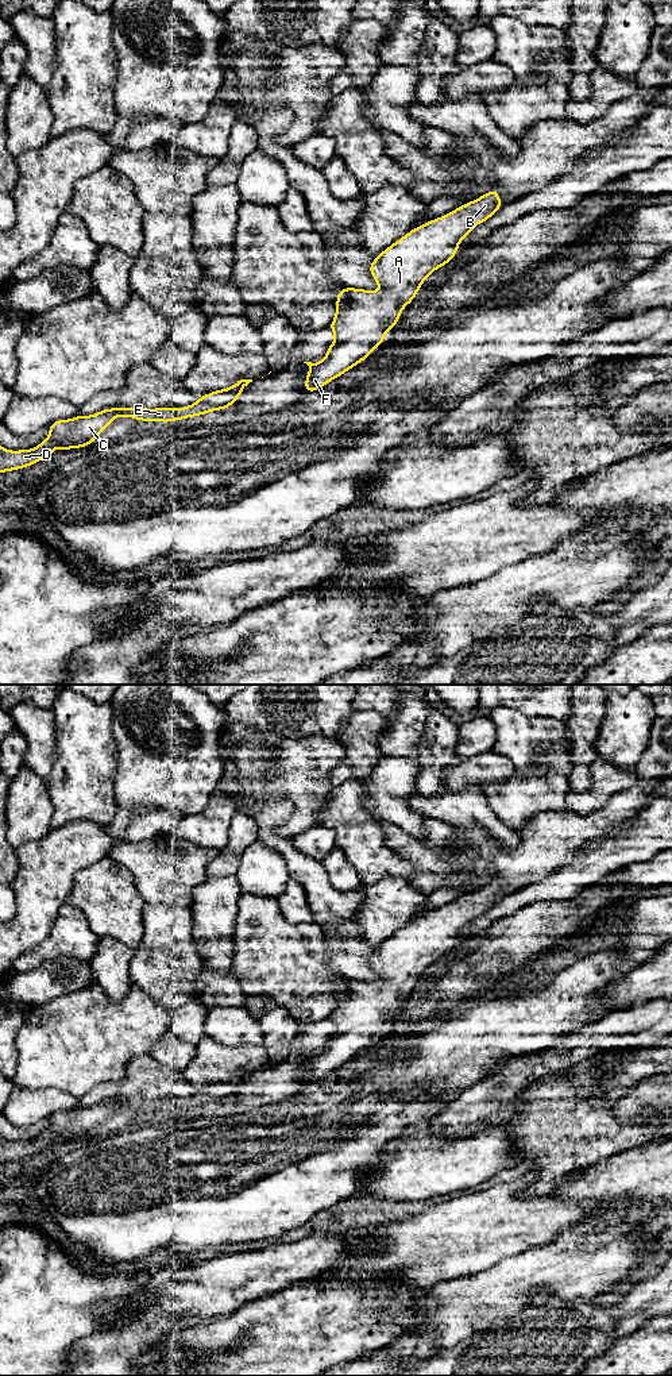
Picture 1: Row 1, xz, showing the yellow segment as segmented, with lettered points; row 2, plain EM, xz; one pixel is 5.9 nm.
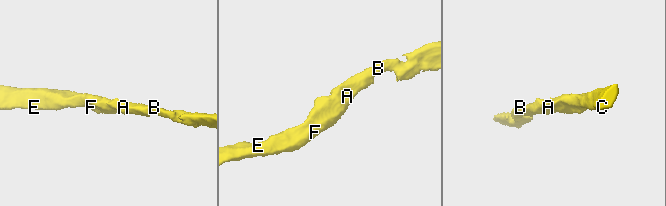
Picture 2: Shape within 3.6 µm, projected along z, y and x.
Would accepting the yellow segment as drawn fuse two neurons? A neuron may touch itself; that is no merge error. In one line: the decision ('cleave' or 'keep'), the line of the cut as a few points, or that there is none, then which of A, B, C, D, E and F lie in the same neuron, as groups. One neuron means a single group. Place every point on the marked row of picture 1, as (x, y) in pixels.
keep; no cut; A B C D E F

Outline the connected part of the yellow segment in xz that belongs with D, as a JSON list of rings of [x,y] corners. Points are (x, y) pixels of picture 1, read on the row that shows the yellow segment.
[[[240,379],[231,388],[208,393],[185,408],[107,408],[92,416],[78,415],[69,420],[57,420],[49,425],[49,438],[32,450],[8,451],[0,446],[0,473],[26,469],[32,463],[51,456],[54,455],[55,446],[63,451],[92,446],[93,440],[116,417],[171,423],[174,420],[206,415],[211,411],[227,409],[235,404],[250,382],[252,379]]]

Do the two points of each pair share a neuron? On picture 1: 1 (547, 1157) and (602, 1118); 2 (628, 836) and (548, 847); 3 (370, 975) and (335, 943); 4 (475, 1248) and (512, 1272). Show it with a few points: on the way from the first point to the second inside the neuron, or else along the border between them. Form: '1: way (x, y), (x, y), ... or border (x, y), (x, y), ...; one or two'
1: way (560, 1144), (584, 1120), (589, 1120); one
2: border (625, 821), (613, 836), (571, 855); two
3: way (362, 970), (343, 951); one
4: border (526, 1248), (468, 1275); two

